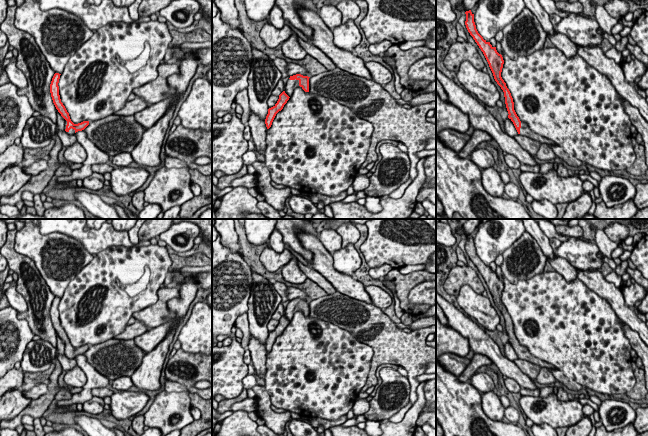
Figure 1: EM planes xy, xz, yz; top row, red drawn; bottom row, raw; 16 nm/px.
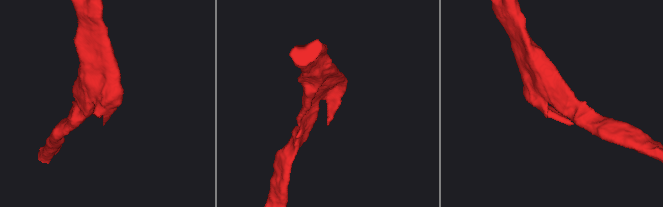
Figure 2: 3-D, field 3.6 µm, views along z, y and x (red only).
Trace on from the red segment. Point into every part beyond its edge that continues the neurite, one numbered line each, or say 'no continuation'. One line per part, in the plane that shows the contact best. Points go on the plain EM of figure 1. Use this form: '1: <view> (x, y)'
1: xz (291, 309)

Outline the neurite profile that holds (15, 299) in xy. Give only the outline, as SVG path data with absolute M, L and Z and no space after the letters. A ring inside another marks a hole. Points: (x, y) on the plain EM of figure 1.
M10 287L5 292L7 300L12 308L18 312L26 312L28 307L23 296L16 290L15 287Z

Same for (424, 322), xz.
M436 315L430 316L430 317L424 317L424 318L420 318L415 321L412 321L412 323L409 325L409 329L411 331L414 331L414 330L426 328L428 326L432 326L435 324L436 324Z

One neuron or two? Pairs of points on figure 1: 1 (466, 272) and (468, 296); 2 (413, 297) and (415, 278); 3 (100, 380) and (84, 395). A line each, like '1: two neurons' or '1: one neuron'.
1: two neurons
2: two neurons
3: one neuron

